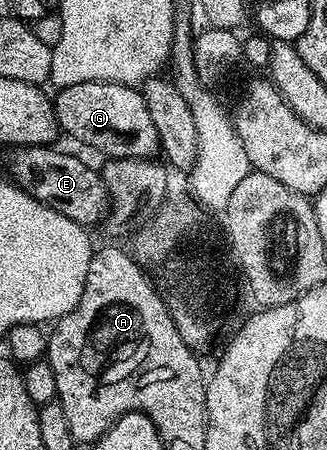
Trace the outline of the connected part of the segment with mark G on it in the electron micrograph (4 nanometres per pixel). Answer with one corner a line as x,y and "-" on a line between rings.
116,81
82,82
59,88
52,100
59,130
72,140
103,153
103,158
159,156
156,127
152,124
152,115
148,115
146,100
137,88

